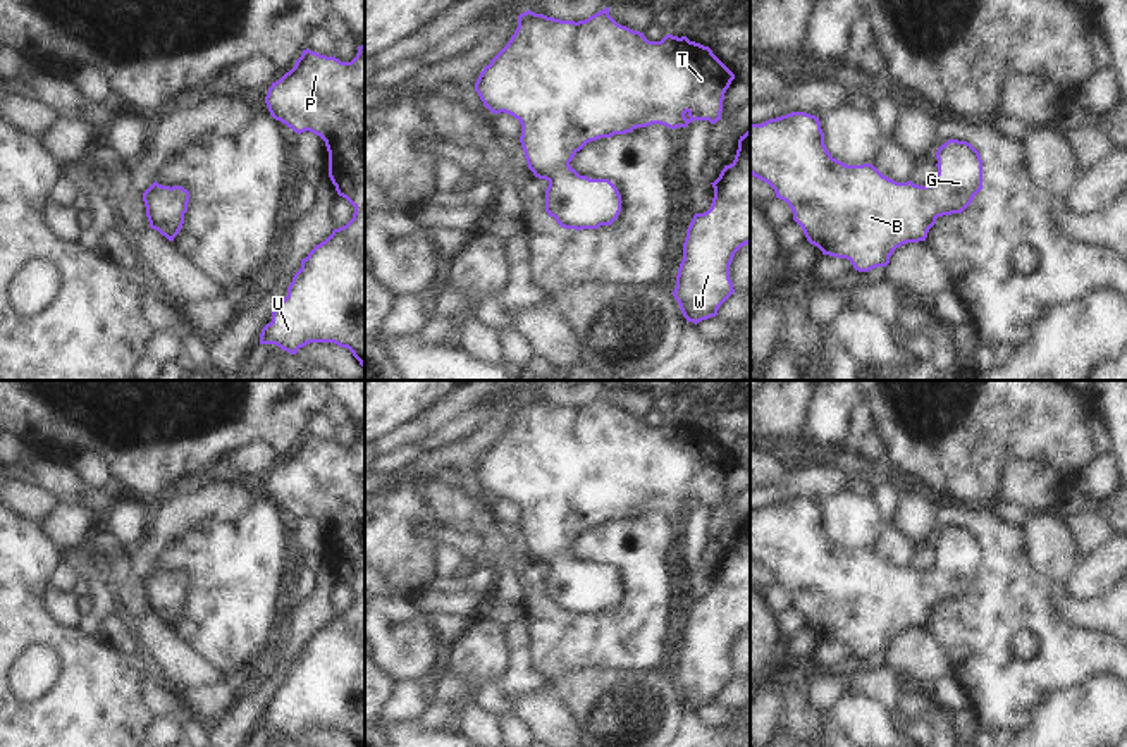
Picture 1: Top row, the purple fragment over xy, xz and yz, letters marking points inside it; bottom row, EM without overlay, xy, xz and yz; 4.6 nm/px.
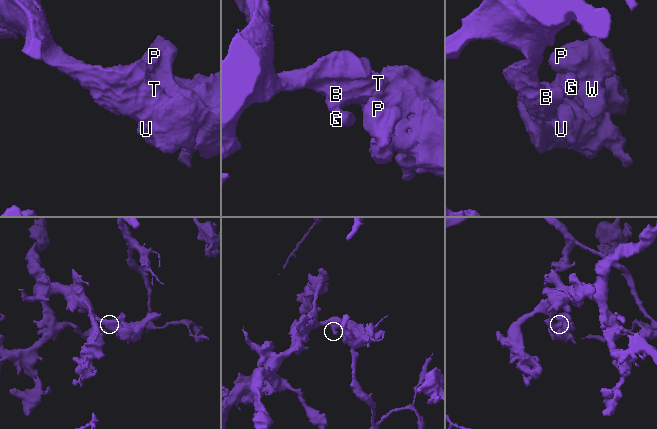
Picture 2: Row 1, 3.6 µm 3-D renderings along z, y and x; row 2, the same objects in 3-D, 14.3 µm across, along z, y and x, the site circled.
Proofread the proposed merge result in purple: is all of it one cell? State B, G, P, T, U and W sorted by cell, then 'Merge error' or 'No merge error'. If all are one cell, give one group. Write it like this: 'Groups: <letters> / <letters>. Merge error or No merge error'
Groups: B G P T U W. No merge error

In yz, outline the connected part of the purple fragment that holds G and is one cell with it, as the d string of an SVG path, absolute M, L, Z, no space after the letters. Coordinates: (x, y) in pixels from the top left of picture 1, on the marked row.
M791 112L762 124L750 124L750 174L767 182L776 198L788 203L793 220L810 244L817 246L822 255L847 258L859 272L886 267L893 251L902 244L926 241L938 217L962 213L982 189L982 160L970 143L948 139L938 148L936 158L938 174L931 184L896 182L883 176L872 164L847 165L833 158L816 115Z

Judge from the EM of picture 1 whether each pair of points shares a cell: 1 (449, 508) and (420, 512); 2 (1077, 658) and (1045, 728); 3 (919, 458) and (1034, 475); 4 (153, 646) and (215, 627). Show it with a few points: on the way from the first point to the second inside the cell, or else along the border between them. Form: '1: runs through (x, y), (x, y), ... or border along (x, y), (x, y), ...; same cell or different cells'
1: border along (413, 493), (427, 505), (437, 522); different cells
2: border along (1098, 673), (1074, 687), (1055, 691), (1031, 718); different cells
3: border along (1045, 463), (1010, 460), (1000, 482), (998, 500); different cells
4: border along (172, 627), (209, 665); different cells

